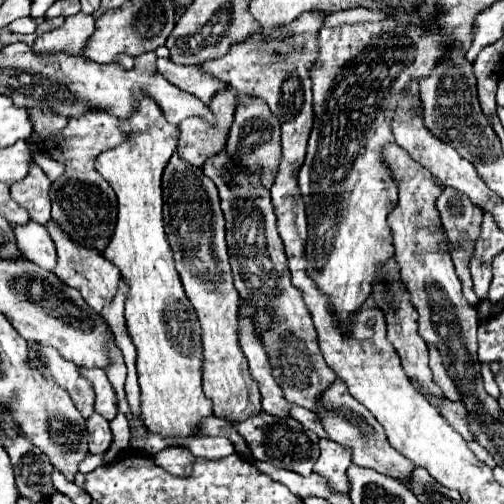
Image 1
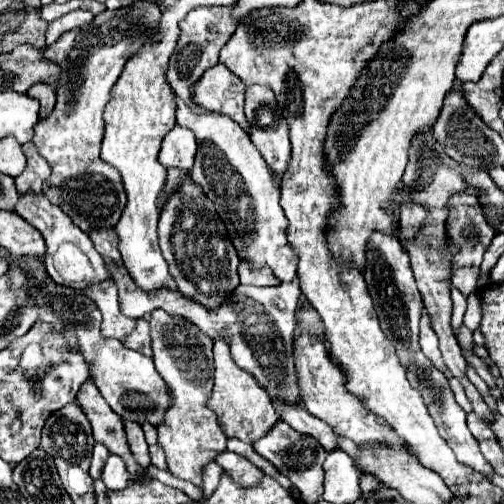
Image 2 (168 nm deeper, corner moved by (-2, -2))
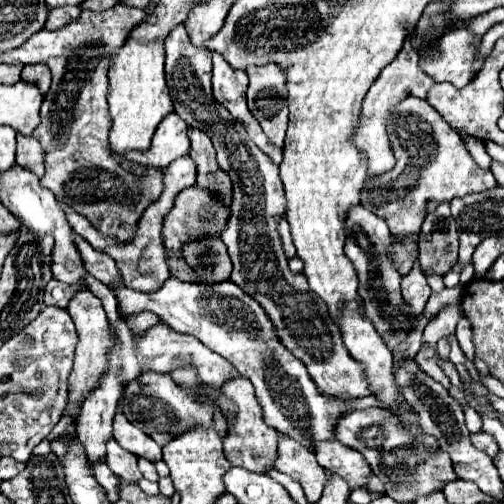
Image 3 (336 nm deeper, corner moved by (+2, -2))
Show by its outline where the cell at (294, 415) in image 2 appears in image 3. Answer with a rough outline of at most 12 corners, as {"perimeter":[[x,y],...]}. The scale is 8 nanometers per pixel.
{"perimeter":[[337,440],[317,442],[325,470],[365,488],[371,468],[357,450]]}

